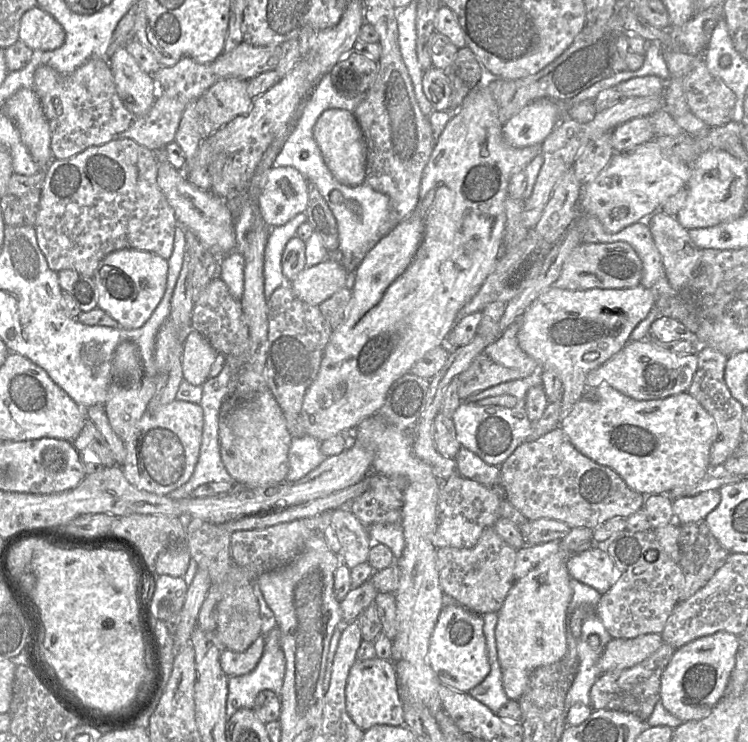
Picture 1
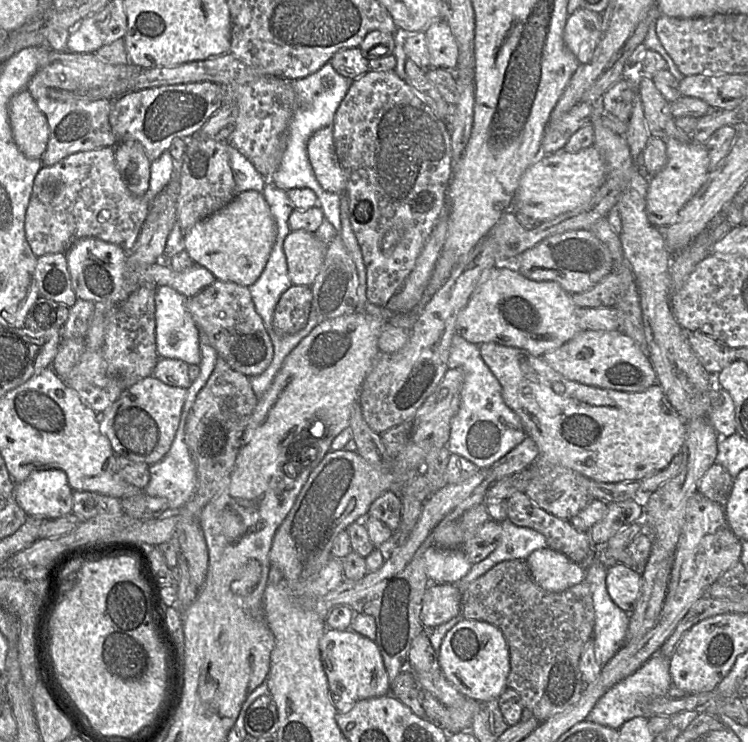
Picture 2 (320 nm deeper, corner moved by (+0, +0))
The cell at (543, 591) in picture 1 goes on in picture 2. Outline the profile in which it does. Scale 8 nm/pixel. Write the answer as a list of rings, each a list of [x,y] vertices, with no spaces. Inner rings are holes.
[[[549,547],[534,551],[526,564],[533,580],[549,592],[564,591],[585,579],[581,565]]]

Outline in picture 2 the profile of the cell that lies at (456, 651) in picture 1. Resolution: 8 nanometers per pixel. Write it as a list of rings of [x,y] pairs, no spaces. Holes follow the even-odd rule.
[[[463,619],[445,635],[438,651],[440,669],[446,679],[466,698],[479,702],[498,700],[510,673],[510,654],[506,639],[494,625]]]

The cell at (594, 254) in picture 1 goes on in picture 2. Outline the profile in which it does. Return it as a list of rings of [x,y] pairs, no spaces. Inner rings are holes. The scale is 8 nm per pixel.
[[[570,230],[549,236],[525,250],[513,266],[534,281],[554,281],[570,294],[591,289],[614,270],[609,249],[590,230]]]

